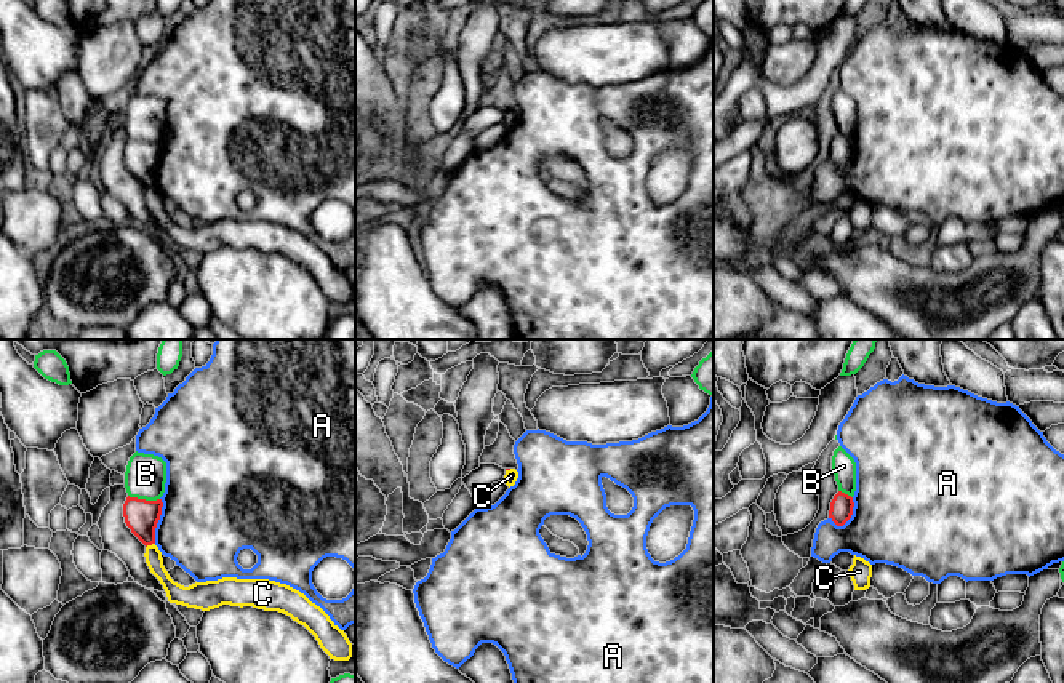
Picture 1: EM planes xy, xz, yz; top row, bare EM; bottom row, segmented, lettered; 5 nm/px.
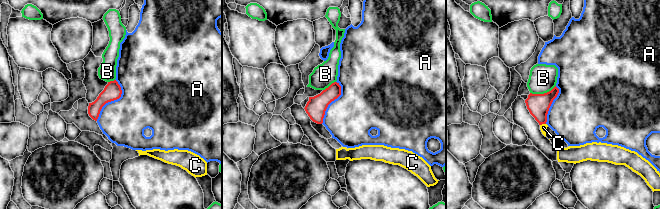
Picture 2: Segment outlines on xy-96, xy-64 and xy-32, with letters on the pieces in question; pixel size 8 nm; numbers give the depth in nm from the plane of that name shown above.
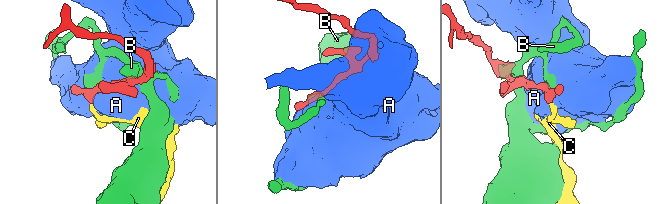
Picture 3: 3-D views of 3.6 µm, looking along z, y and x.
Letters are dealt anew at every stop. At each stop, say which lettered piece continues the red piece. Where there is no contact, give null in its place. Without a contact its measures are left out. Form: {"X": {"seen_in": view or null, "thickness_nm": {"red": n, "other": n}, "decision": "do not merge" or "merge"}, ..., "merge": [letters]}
{"A": {"seen_in": "xy", "thickness_nm": {"red": 170, "other": 480}, "decision": "do not merge"}, "B": {"seen_in": "xy", "thickness_nm": {"red": 170, "other": 200}, "decision": "do not merge"}, "C": {"seen_in": "xy", "thickness_nm": {"red": 170, "other": 90}, "decision": "do not merge"}, "merge": []}

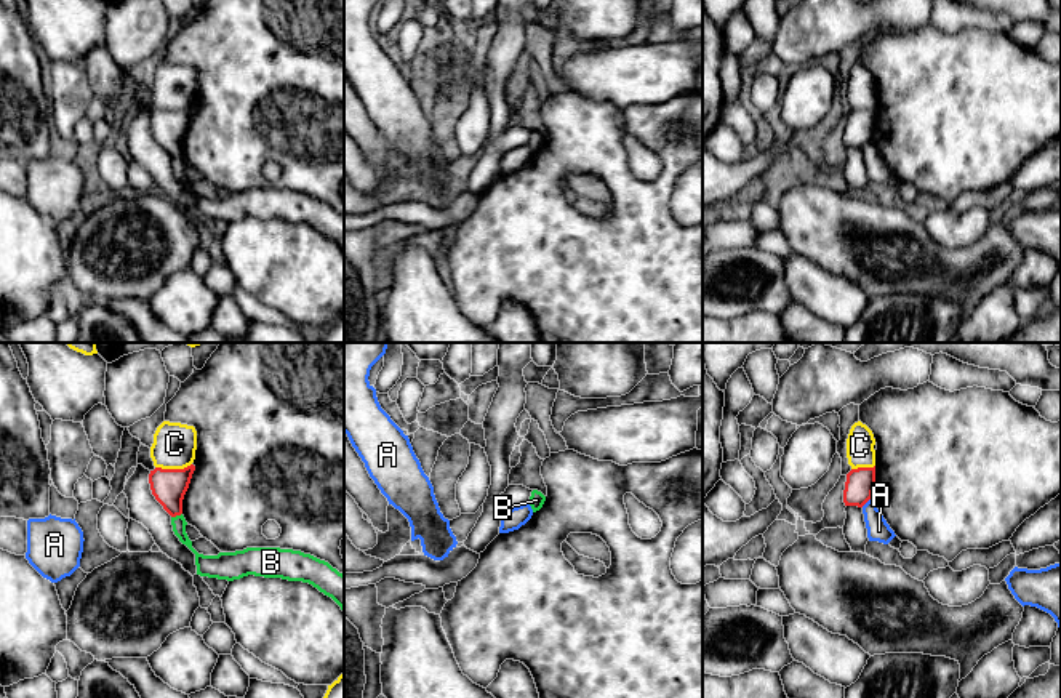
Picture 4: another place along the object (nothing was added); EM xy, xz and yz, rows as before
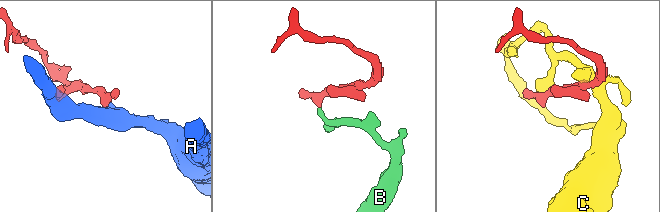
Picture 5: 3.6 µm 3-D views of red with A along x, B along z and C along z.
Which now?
{"A": {"seen_in": "yz", "thickness_nm": {"red": 140, "other": 110}, "decision": "do not merge"}, "B": {"seen_in": "xy", "thickness_nm": {"red": 180, "other": 70}, "decision": "do not merge"}, "C": {"seen_in": "xy", "thickness_nm": {"red": 180, "other": 220}, "decision": "do not merge"}, "merge": []}

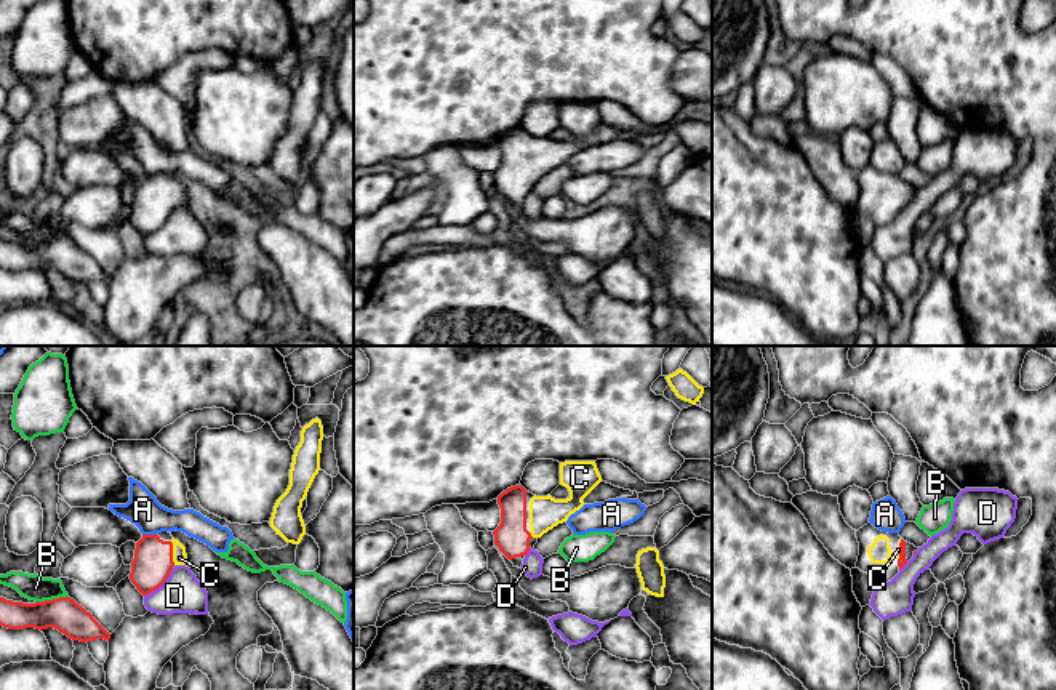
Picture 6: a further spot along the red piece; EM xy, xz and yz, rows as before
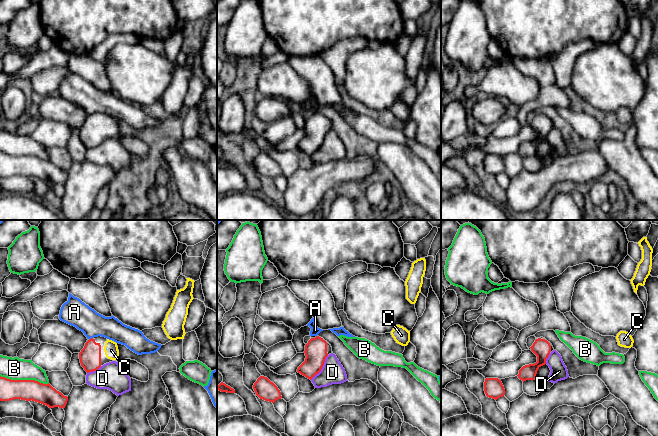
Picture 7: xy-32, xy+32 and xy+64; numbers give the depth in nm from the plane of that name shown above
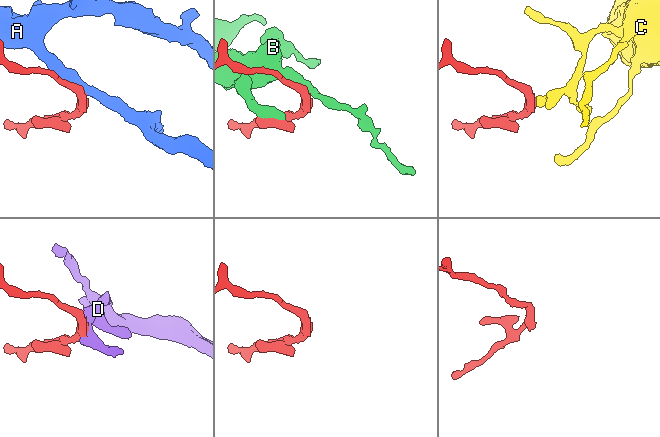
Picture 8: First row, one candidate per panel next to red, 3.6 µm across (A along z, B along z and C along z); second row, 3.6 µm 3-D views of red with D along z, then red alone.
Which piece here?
{"A": {"seen_in": "xy", "thickness_nm": {"red": 200, "other": 170}, "decision": "do not merge"}, "B": {"seen_in": "xy", "thickness_nm": {"red": 170, "other": 130}, "decision": "do not merge"}, "C": {"seen_in": "xy", "thickness_nm": {"red": 200, "other": 80}, "decision": "merge"}, "D": {"seen_in": "xy", "thickness_nm": {"red": 200, "other": 200}, "decision": "do not merge"}, "merge": ["C"]}

